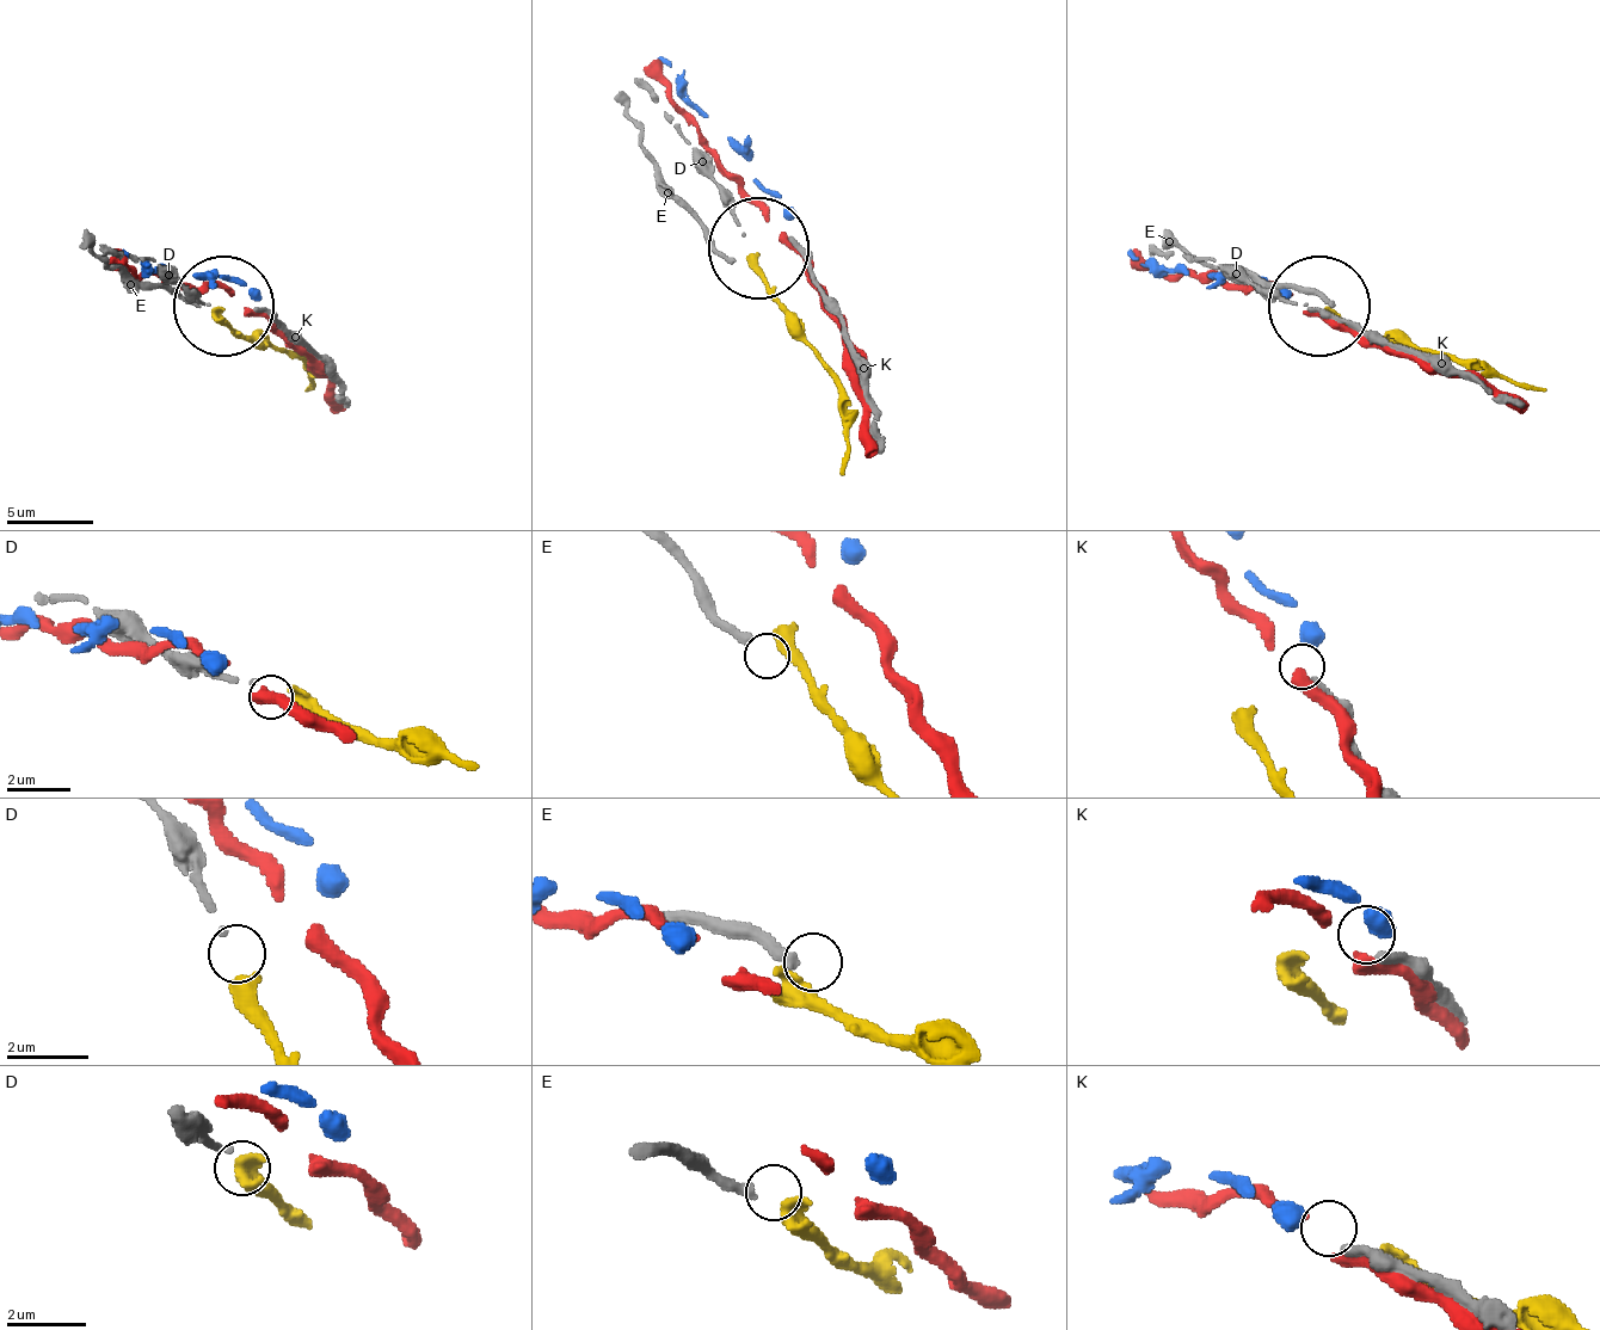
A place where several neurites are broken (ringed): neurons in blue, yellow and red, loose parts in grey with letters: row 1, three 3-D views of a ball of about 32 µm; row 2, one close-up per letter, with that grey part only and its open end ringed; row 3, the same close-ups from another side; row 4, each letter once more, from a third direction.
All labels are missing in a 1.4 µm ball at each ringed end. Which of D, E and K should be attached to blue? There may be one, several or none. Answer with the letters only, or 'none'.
none

